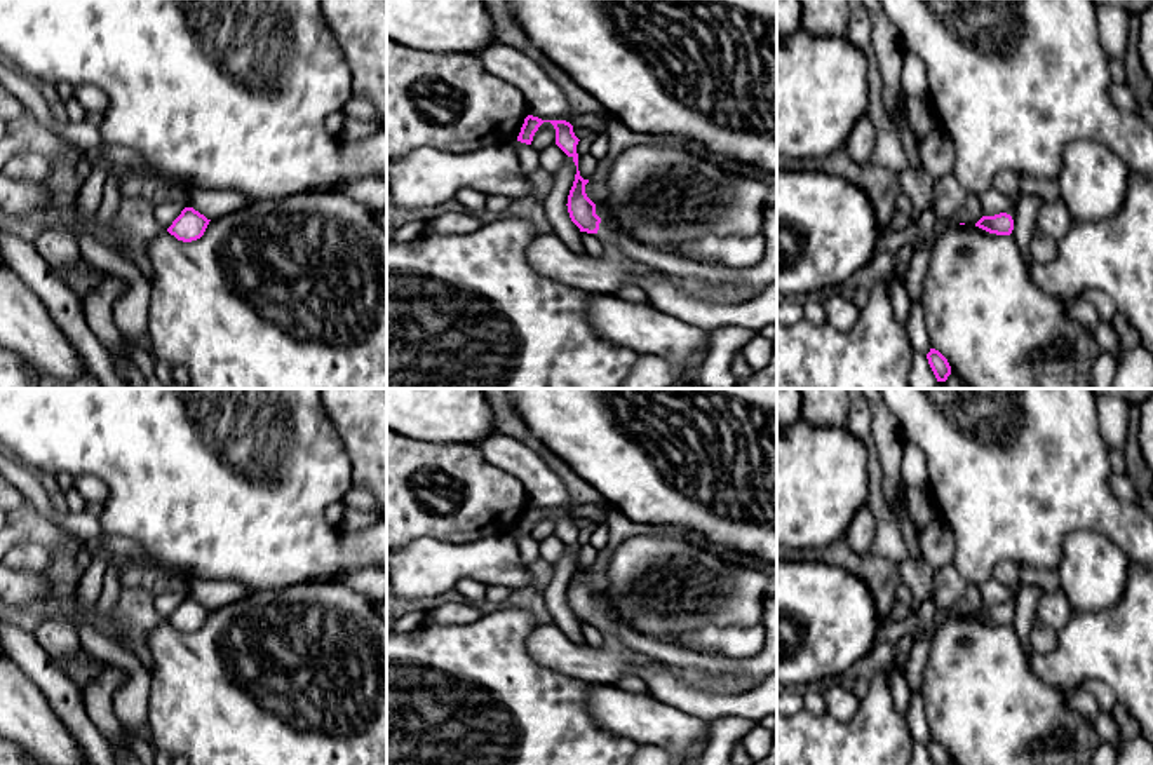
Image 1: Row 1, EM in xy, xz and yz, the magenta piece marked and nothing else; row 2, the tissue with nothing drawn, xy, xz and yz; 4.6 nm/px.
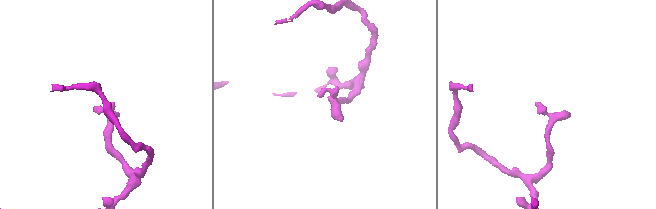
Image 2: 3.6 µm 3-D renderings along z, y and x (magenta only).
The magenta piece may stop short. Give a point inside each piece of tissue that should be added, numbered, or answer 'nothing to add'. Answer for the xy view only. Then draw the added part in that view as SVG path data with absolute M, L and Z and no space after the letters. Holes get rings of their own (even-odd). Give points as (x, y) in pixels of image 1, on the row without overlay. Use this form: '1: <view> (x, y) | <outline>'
nothing to add

